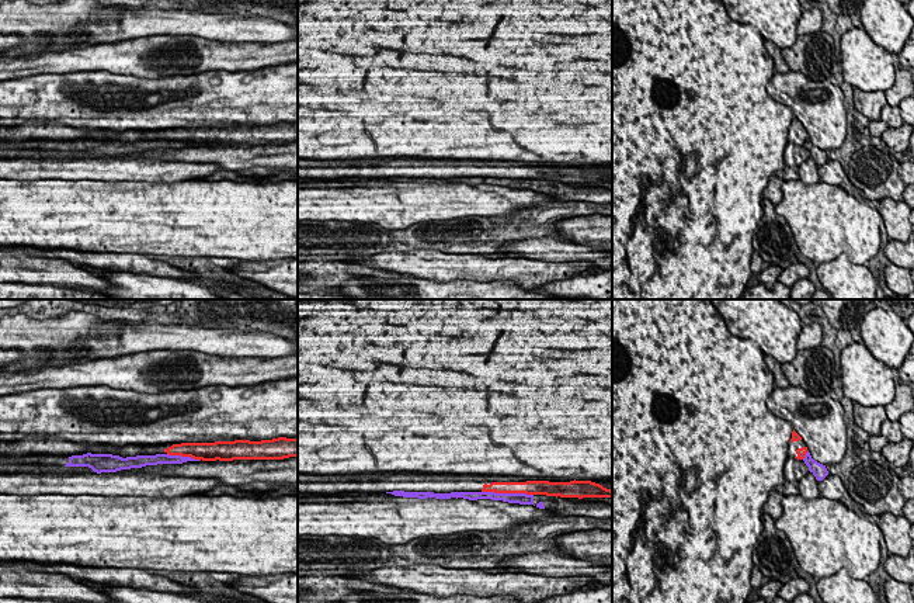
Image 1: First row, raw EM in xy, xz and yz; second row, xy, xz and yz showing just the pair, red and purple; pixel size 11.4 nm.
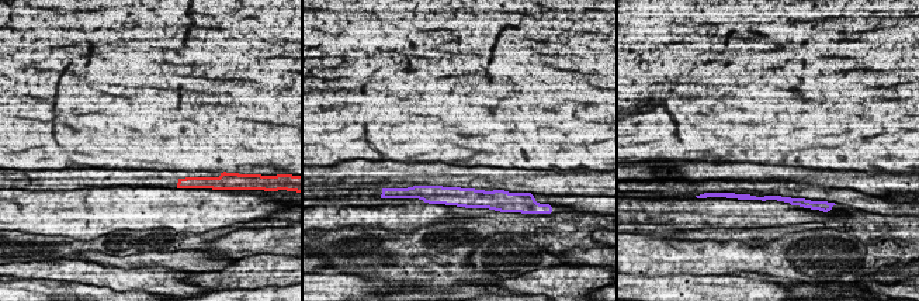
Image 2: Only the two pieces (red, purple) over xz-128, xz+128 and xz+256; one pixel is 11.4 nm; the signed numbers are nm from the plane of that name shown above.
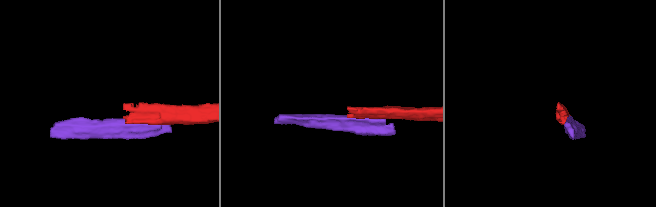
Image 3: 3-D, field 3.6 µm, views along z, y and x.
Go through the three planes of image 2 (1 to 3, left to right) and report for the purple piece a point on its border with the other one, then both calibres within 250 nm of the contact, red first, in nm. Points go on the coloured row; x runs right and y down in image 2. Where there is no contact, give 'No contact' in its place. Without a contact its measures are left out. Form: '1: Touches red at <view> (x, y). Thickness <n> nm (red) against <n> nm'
1: No contact
2: No contact
3: No contact

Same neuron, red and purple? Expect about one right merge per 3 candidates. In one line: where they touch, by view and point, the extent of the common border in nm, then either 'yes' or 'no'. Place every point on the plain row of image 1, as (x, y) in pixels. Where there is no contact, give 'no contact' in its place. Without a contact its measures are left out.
contact xz (507, 177); length 600 nm; no

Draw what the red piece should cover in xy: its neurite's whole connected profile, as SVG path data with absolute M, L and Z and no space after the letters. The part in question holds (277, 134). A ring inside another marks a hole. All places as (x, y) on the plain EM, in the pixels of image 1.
M0 118L0 142L3 141L83 141L112 139L122 143L136 141L181 141L202 146L233 146L233 145L284 145L298 142L298 124L278 122L272 125L250 127L215 127L215 128L181 128L161 131L87 131L86 128L63 127L56 122L51 125L46 119L28 121L21 118Z

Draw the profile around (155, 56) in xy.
M150 35L62 52L0 56L0 80L80 70L160 79L208 70L257 70L291 62L298 62L298 38L270 44L220 42L194 35Z

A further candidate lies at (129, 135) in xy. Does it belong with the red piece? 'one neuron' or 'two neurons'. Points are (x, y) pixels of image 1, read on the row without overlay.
one neuron

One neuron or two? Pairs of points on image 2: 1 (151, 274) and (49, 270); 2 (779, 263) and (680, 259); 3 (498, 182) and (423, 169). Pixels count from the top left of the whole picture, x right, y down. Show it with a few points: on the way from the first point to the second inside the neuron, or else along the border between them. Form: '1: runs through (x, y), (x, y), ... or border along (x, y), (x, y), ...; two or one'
1: runs through (125, 277), (99, 276), (75, 270); one
2: runs through (755, 260), (704, 259); one
3: runs through (479, 177), (441, 173); one

